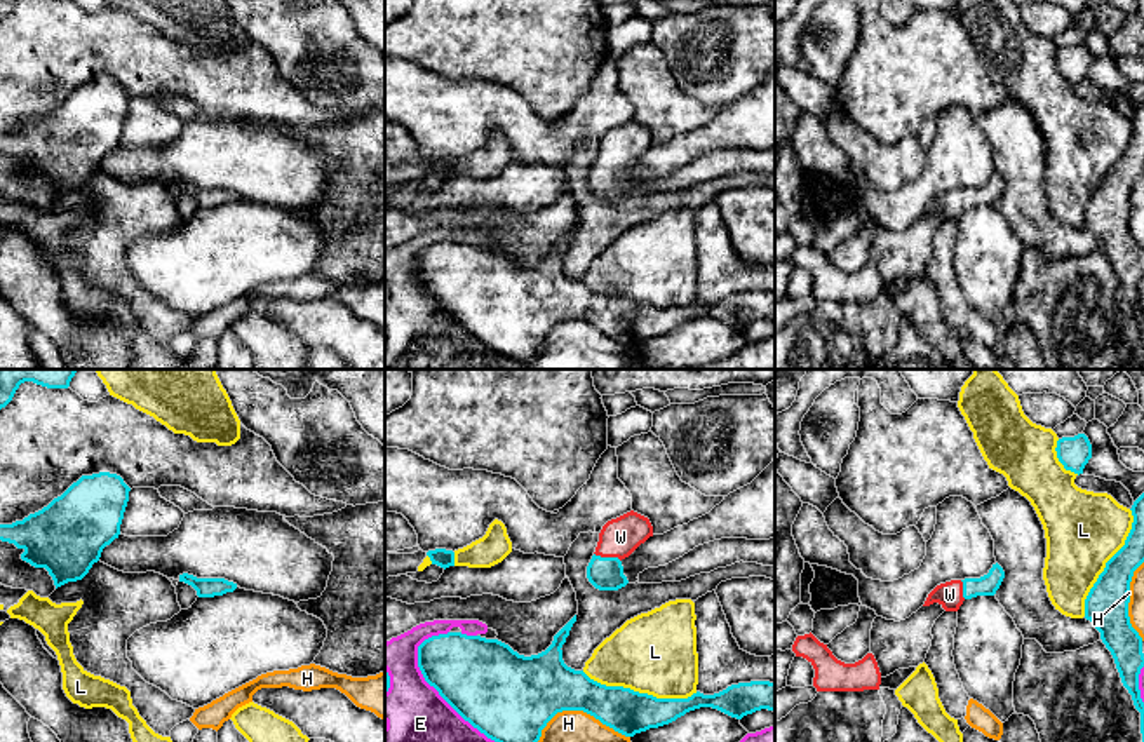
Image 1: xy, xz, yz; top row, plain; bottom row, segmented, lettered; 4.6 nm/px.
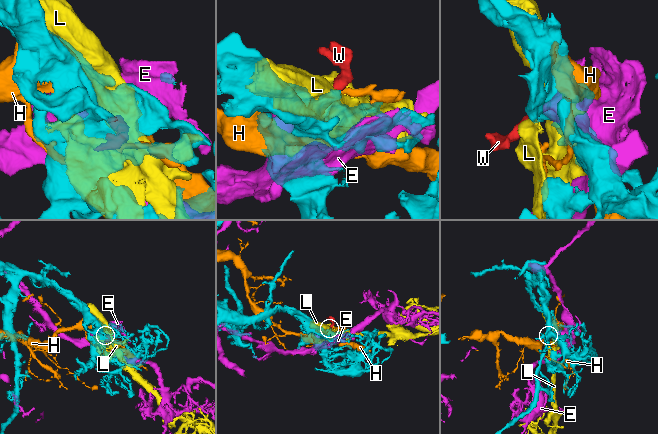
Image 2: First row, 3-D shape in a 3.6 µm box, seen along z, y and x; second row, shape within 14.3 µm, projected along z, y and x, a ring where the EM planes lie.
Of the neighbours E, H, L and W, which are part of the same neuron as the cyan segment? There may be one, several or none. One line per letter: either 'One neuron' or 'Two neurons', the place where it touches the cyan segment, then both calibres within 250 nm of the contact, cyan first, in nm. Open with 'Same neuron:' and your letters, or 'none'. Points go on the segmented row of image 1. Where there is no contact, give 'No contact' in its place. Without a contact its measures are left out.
Same neuron: W
E: Two neurons. Touches cyan at xz (439, 694). Thickness 400 nm (cyan) against 280 nm
H: Two neurons. Touches cyan at xz (578, 709). Thickness 320 nm (cyan) against 140 nm
L: Two neurons. Touches cyan at xz (638, 692). Thickness 200 nm (cyan) against 380 nm
W: One neuron. Touches cyan at xz (608, 558). Thickness 160 nm (cyan) against 180 nm

